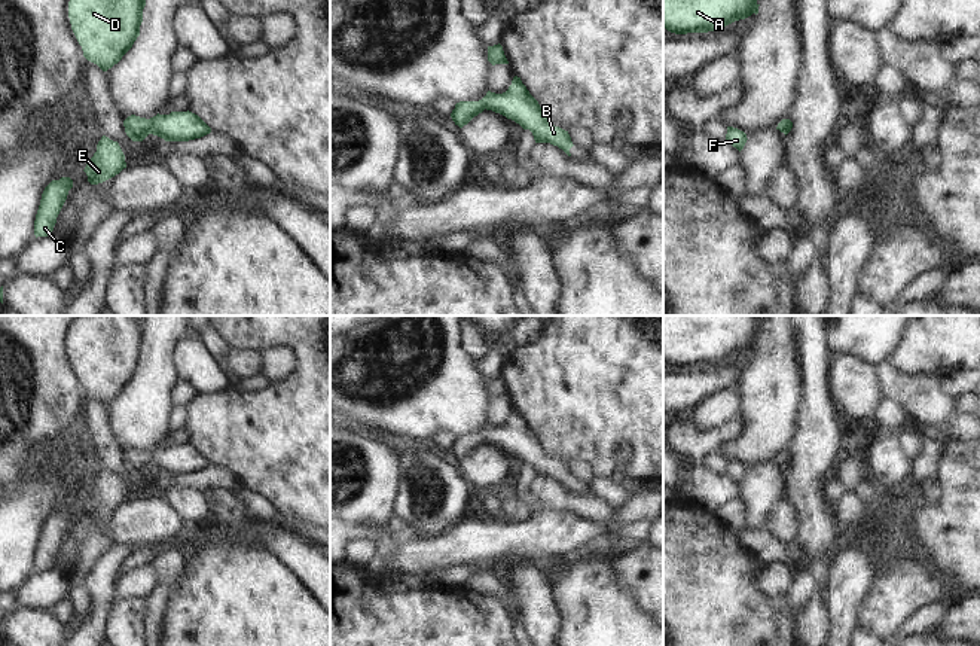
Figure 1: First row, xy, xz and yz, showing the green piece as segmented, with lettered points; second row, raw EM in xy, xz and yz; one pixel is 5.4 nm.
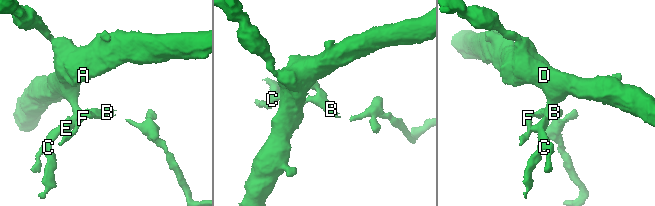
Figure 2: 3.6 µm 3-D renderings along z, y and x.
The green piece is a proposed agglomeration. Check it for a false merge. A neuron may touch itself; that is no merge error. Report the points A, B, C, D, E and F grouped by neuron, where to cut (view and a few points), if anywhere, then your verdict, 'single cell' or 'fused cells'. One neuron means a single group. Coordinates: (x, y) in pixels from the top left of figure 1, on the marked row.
A B C D E F | no cut | single cell

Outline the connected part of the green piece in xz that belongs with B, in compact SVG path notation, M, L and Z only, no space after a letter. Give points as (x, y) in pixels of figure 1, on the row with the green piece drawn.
M515 76L512 85L503 94L488 91L479 101L457 103L451 118L455 125L462 128L485 109L515 121L523 129L529 129L535 143L550 143L571 156L570 149L574 144L568 131L549 122L538 101L529 94L520 77Z

